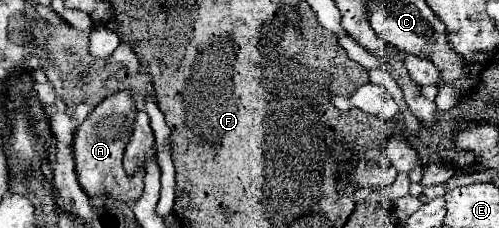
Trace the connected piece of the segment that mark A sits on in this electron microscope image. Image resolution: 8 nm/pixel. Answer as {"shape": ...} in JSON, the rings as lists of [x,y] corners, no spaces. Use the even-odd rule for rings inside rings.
{"shape":[[[121,90],[105,98],[101,104],[97,104],[95,110],[85,118],[85,122],[75,132],[73,138],[75,172],[79,184],[91,196],[101,196],[103,192],[109,192],[111,198],[131,202],[131,200],[139,200],[139,196],[143,194],[143,174],[129,178],[123,170],[123,152],[127,142],[131,140],[133,122],[137,114],[137,108],[133,104],[135,104],[133,90]]]}

